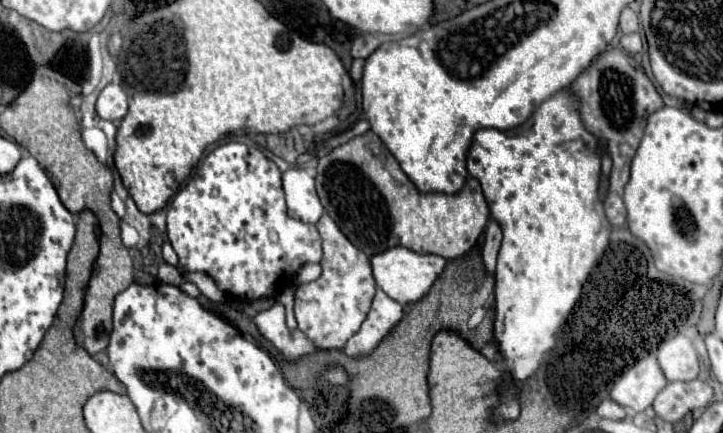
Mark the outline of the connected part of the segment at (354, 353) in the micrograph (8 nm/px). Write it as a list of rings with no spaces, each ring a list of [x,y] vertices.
[[[377,289],[371,311],[361,329],[349,337],[343,351],[349,357],[369,357],[381,339],[403,319],[403,305]]]

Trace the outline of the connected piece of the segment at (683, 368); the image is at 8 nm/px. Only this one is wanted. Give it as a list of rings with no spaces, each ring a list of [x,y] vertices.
[[[685,335],[665,339],[659,345],[657,359],[667,381],[693,381],[699,375],[699,355]]]

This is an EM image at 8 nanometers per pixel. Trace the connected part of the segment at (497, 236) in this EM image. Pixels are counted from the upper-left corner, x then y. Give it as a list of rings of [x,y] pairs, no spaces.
[[[491,219],[487,231],[485,231],[485,243],[483,243],[483,263],[487,267],[489,273],[495,271],[495,261],[497,261],[497,253],[501,247],[501,227]]]

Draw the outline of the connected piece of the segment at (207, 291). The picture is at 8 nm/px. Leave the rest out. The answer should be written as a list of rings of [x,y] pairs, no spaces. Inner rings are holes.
[[[185,271],[185,283],[187,281],[191,281],[191,283],[195,283],[197,287],[199,287],[199,291],[207,297],[207,299],[211,299],[211,301],[215,301],[215,303],[223,303],[225,301],[225,293],[221,293],[219,289],[217,289],[217,285],[215,285],[215,281],[209,277],[209,275],[205,275],[205,273],[189,273],[189,271]]]

